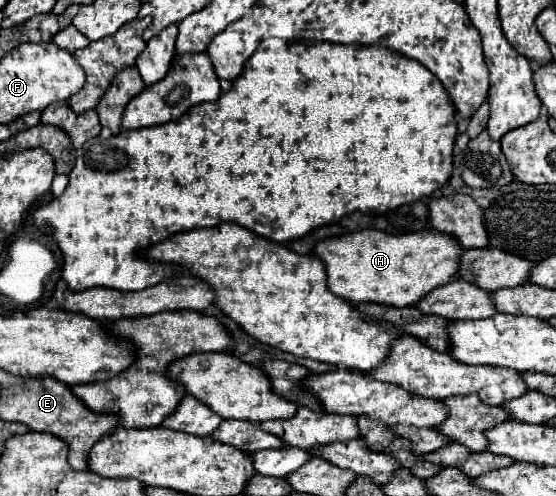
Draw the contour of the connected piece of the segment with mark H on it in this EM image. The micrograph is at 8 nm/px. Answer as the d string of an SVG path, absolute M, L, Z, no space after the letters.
M424 228L412 234L386 234L382 230L360 230L344 236L328 238L316 246L316 256L324 258L328 272L328 288L352 302L376 302L396 308L416 306L434 288L456 280L456 262L460 262L462 246L456 246L448 234Z

